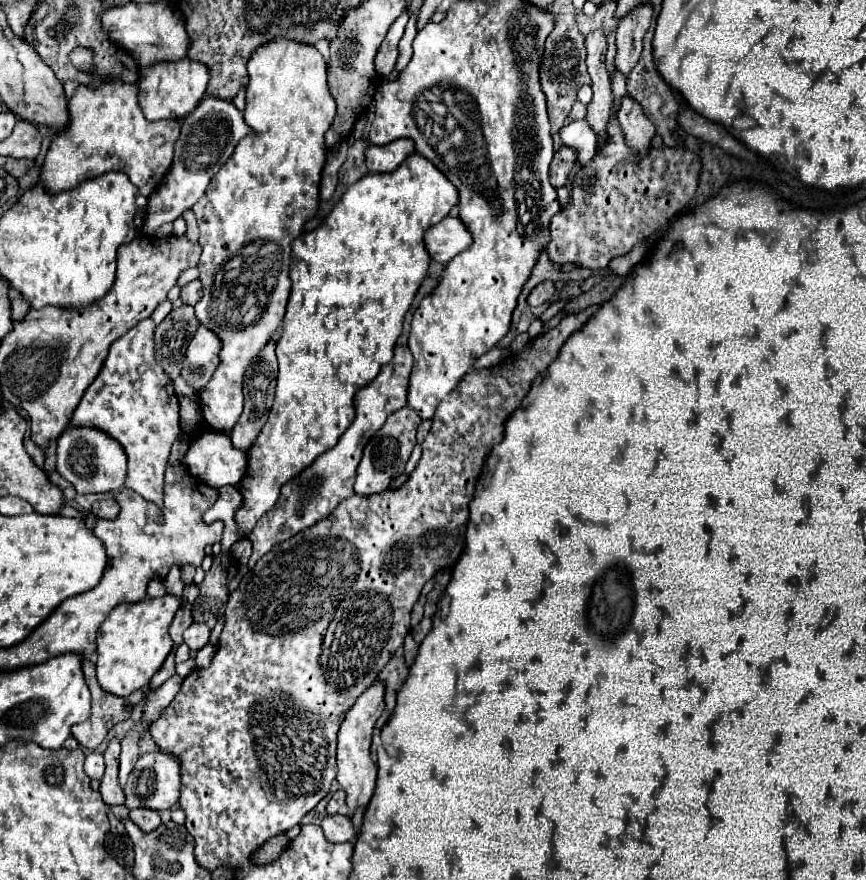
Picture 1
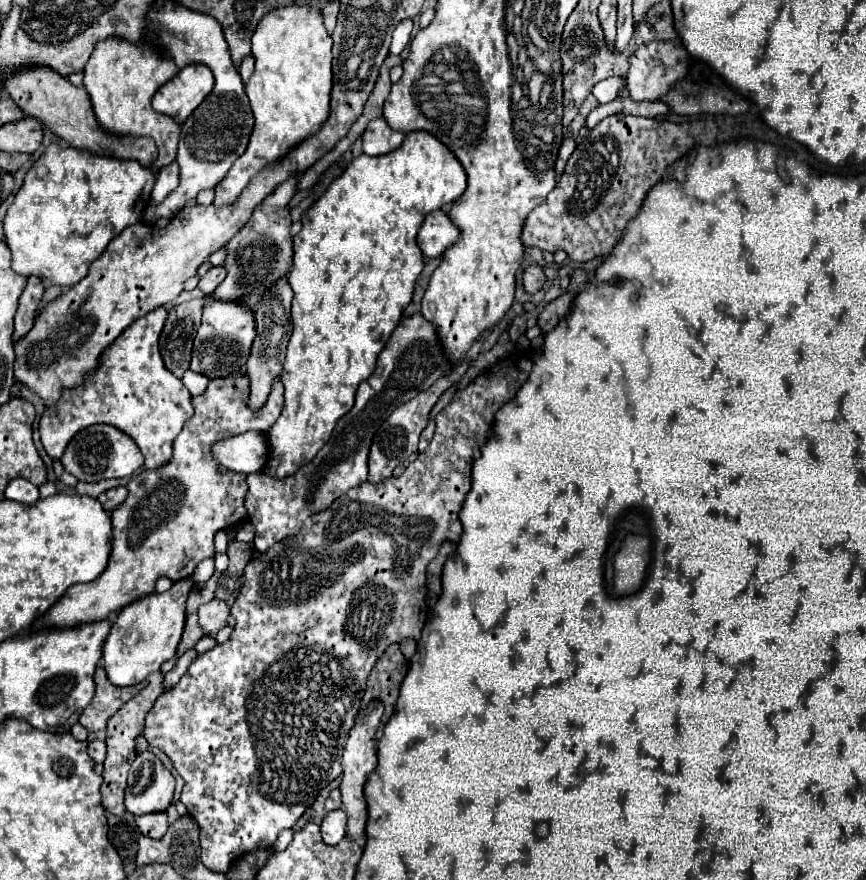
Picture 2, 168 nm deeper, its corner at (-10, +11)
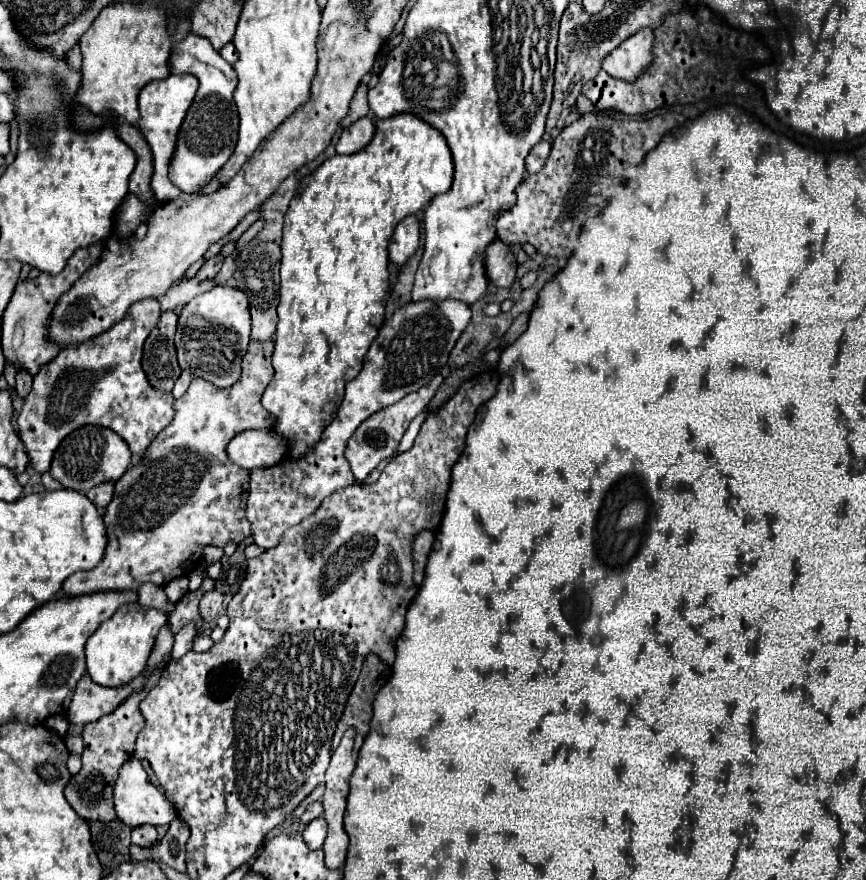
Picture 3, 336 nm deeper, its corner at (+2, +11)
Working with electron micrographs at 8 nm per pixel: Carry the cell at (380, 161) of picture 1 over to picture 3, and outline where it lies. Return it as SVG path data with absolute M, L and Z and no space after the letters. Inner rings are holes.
M366 116L356 120L350 128L346 128L340 136L340 142L336 144L336 152L338 154L354 154L362 148L366 148L370 144L370 140L374 138L376 126L374 122Z

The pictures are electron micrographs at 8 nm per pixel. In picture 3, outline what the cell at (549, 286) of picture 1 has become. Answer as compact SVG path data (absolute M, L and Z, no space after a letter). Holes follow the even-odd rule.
M496 240L486 248L486 274L492 284L510 288L516 282L516 270L518 264L510 246Z

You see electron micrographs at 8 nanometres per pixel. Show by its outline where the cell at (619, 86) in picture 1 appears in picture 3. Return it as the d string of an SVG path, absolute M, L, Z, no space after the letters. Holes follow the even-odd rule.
M604 114L580 116L558 134L546 166L516 188L516 204L500 214L496 222L498 238L508 246L528 242L544 256L568 260L582 228L606 208L614 188L624 184L624 170L638 166L648 150L656 148L662 136L680 122L684 122L684 118L678 114L656 116L642 122L616 120Z

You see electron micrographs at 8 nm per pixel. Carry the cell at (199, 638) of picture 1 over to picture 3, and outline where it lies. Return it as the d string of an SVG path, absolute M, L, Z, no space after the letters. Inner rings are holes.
M216 590L206 592L202 596L202 600L200 600L200 606L198 606L202 620L206 620L206 622L212 624L218 618L220 610L222 610L222 600L224 600L224 596L220 592L216 592Z

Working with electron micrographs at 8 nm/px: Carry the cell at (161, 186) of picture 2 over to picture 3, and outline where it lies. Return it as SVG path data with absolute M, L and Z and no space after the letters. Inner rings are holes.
M170 74L164 80L156 80L150 82L148 86L144 86L144 90L140 92L138 98L138 108L140 108L140 122L138 128L142 130L142 134L146 136L150 148L152 148L152 156L154 156L154 174L152 174L152 192L156 196L158 202L168 202L180 196L180 190L168 180L168 162L172 158L174 152L174 144L176 144L176 134L178 128L186 116L186 110L190 108L194 94L198 90L198 80L192 74Z

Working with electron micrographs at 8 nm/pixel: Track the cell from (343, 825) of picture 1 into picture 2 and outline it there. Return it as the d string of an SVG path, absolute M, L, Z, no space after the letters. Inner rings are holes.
M334 810L330 814L326 814L326 818L320 824L320 832L322 832L322 840L328 846L338 844L344 836L346 836L346 824L344 824L346 816L344 810Z

